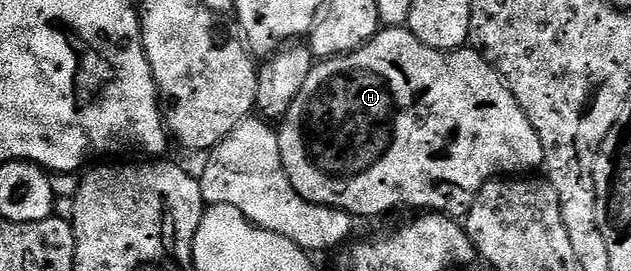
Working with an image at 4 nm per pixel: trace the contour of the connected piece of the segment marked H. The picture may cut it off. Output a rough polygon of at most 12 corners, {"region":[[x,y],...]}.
{"region":[[385,27],[277,129],[354,219],[463,219],[543,143],[472,47]]}

